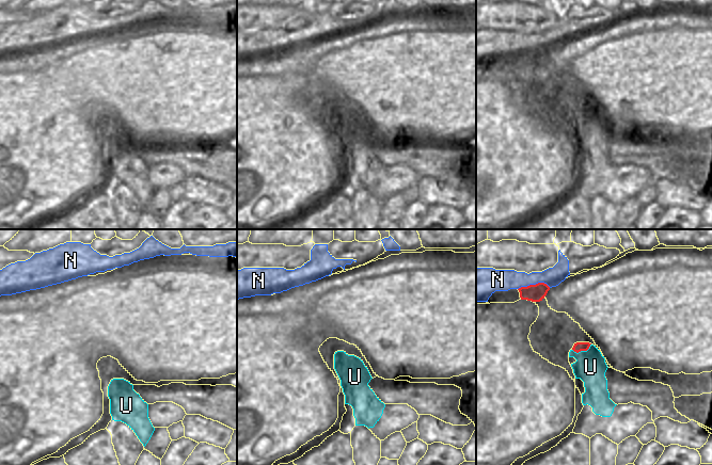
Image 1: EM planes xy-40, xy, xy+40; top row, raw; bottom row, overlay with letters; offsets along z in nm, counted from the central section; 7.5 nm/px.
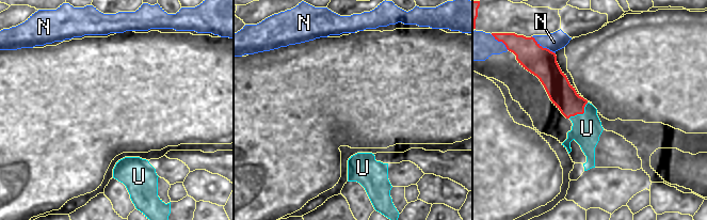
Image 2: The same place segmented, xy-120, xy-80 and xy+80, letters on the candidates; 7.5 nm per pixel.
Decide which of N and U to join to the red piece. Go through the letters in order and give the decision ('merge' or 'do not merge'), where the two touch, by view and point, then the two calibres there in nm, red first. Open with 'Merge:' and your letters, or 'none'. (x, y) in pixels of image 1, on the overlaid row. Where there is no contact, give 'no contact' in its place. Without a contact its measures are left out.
Merge: U
N: do not merge; meets red in xy+40 at (534, 285); 130 nm thick on the red side, 160 nm on the other
U: merge; meets red in xy+40 at (582, 350); 70 nm thick on the red side, 240 nm on the other

